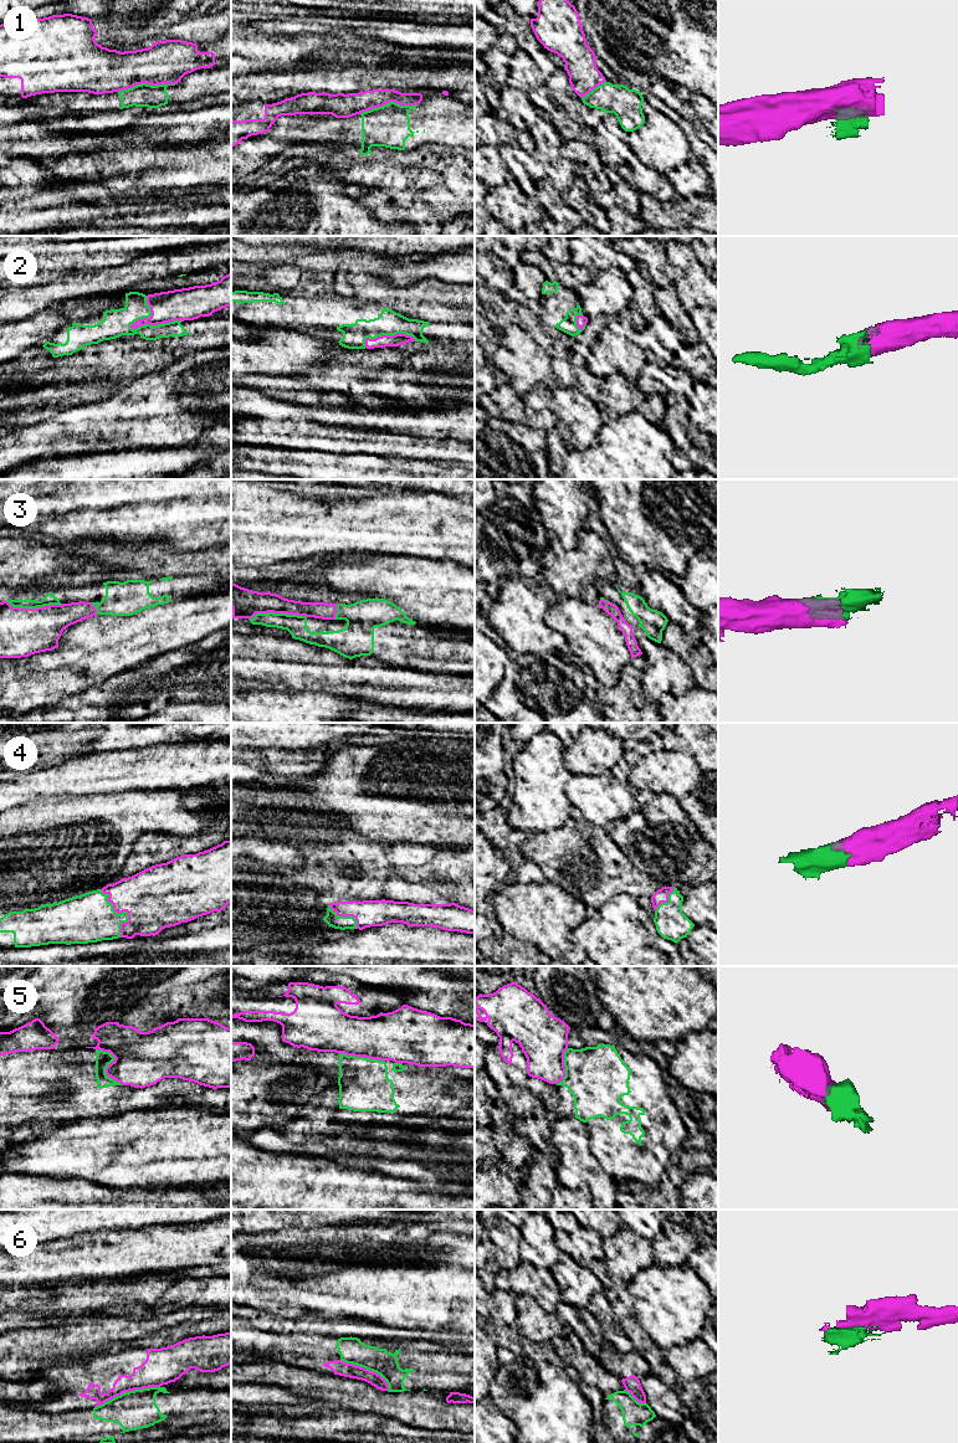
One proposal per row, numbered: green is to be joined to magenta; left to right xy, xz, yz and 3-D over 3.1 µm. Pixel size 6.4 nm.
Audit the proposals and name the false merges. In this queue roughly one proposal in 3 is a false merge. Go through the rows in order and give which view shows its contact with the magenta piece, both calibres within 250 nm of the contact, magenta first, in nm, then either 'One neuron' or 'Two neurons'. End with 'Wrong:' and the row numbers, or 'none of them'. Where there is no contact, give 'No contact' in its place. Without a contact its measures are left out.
1: Touches magenta in xy. Thickness 280 nm (magenta) against 150 nm. Two neurons
2: Touches magenta in xy. Thickness 200 nm (magenta) against 180 nm. One neuron
3: Touches magenta in xz. Thickness 180 nm (magenta) against 130 nm. One neuron
4: Touches magenta in xy. Thickness 400 nm (magenta) against 320 nm. One neuron
5: Touches magenta in xy. Thickness 360 nm (magenta) against 100 nm. Two neurons
6: Touches magenta in xy. Thickness 200 nm (magenta) against 260 nm. Two neurons
Wrong: 1, 5, 6

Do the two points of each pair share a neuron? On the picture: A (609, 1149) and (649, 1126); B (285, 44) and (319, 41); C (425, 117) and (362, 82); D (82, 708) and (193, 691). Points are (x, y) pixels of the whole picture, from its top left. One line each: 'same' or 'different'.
A: same
B: same
C: different
D: same

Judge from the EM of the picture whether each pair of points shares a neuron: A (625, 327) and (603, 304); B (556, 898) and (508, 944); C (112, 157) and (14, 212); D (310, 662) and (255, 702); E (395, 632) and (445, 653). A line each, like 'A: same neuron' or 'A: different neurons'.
A: different neurons
B: different neurons
C: different neurons
D: different neurons
E: same neuron

